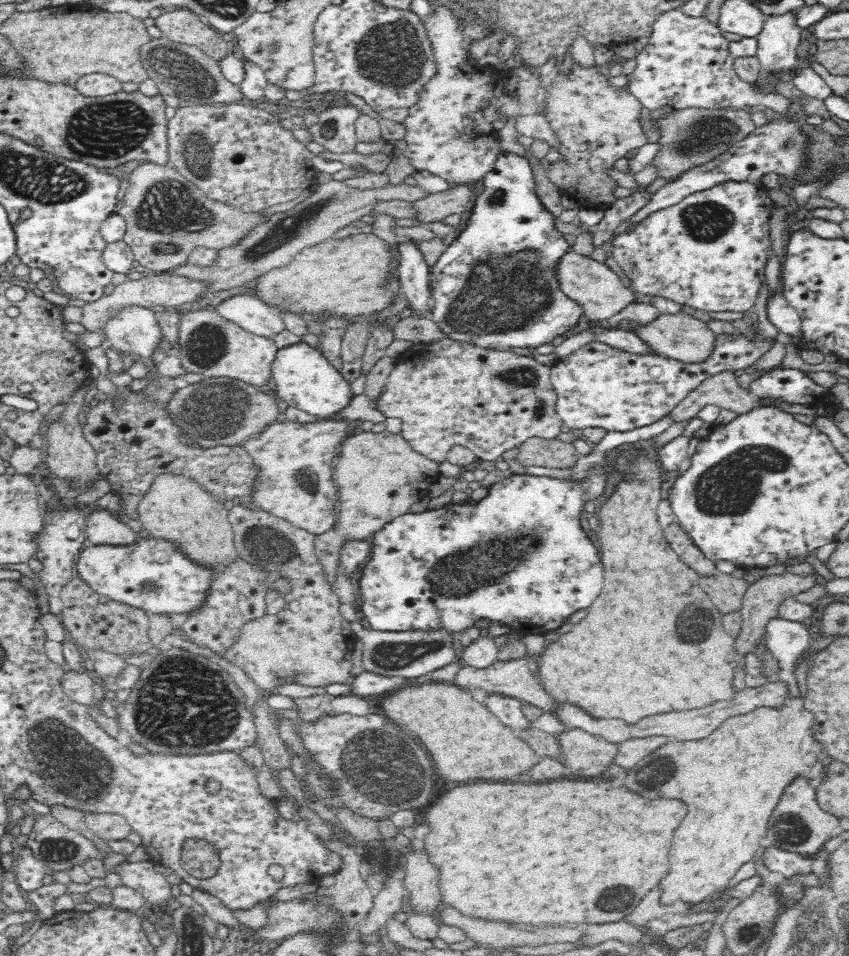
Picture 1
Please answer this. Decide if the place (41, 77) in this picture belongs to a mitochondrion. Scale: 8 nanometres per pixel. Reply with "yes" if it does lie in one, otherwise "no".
no

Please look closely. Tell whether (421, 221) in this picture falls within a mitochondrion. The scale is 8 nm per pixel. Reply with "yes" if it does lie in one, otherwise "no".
no

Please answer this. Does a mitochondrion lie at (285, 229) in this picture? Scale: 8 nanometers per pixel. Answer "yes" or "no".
yes

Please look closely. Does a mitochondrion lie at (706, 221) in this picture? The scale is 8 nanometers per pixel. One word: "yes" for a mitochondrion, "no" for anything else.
yes

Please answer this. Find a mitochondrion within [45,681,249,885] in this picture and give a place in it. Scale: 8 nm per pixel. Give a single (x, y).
(60, 845)

